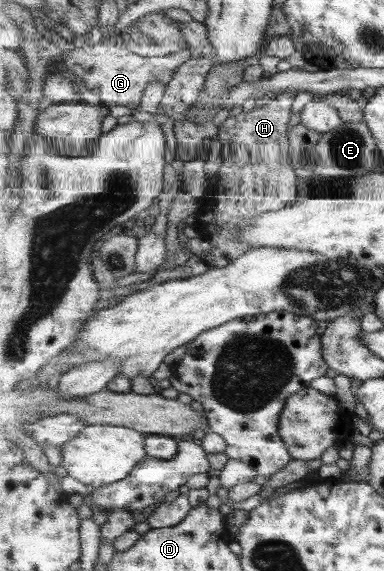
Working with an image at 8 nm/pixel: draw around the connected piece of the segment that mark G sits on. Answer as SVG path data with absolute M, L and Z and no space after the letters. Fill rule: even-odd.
M119 33L102 39L97 46L76 46L72 51L62 54L59 59L66 67L66 73L81 79L89 91L100 96L100 104L109 108L127 106L131 111L140 110L141 96L151 82L159 82L167 88L177 70L191 59L191 48L184 48L165 57L143 58L133 54Z

